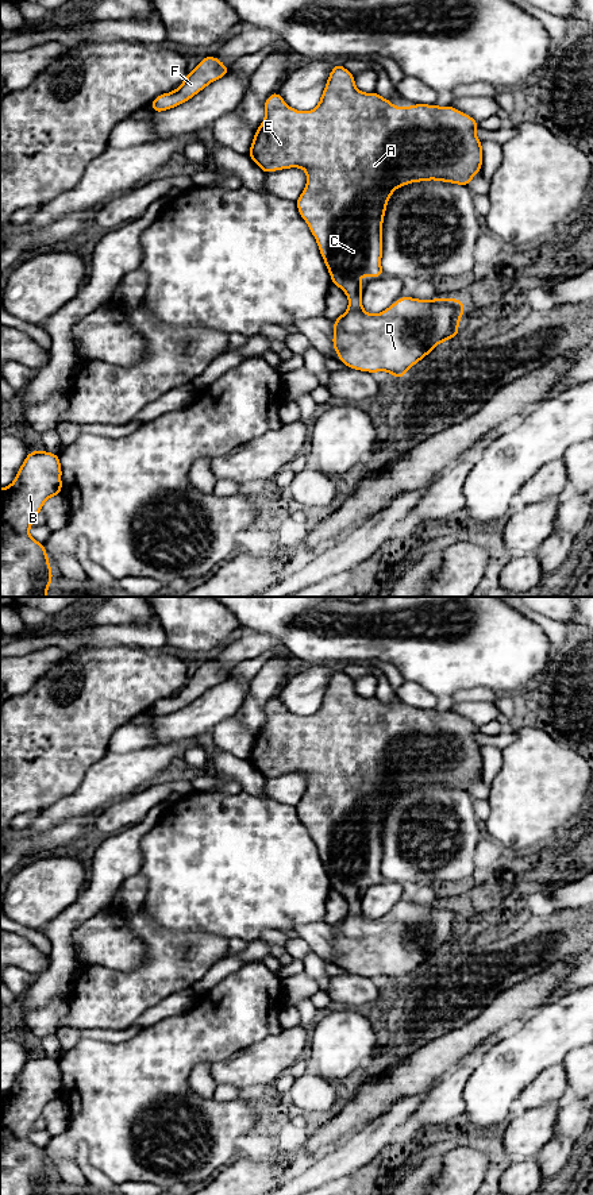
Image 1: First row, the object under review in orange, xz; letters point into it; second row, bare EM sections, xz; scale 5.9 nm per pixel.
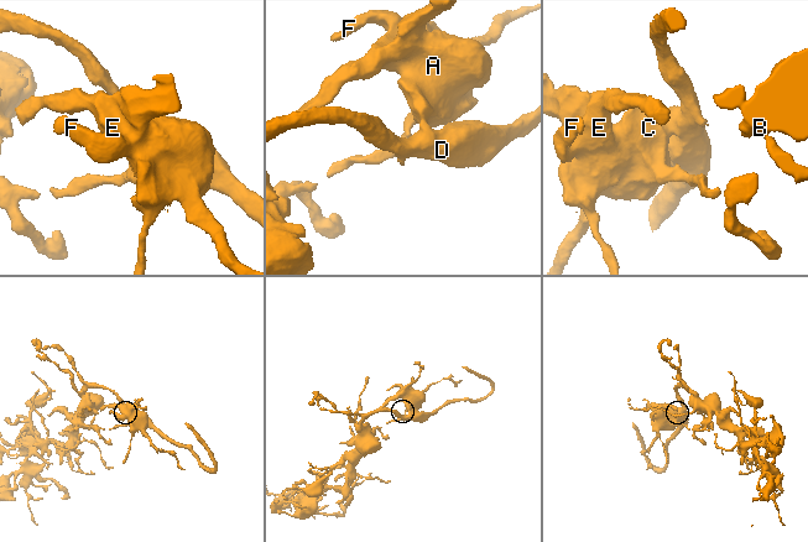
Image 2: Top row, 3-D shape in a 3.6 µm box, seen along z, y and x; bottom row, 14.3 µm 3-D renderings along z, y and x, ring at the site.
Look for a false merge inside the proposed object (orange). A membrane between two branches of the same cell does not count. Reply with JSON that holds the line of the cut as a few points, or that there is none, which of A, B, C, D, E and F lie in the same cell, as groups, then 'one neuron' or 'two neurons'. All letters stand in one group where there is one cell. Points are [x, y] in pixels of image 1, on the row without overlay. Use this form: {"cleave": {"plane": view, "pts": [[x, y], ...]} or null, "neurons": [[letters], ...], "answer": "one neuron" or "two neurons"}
{"cleave": null, "neurons": [["A", "B", "C", "D", "E", "F"]], "answer": "one neuron"}

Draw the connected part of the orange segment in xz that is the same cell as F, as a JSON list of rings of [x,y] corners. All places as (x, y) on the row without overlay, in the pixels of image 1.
[[[213,660],[203,663],[195,675],[188,678],[184,687],[170,698],[162,698],[153,705],[151,714],[154,718],[172,714],[188,705],[196,698],[201,697],[211,687],[224,682],[230,676],[230,672]]]

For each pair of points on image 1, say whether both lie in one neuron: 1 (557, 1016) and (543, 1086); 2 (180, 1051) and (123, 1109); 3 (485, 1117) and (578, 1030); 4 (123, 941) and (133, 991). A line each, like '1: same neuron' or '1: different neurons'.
1: different neurons
2: same neuron
3: same neuron
4: different neurons

